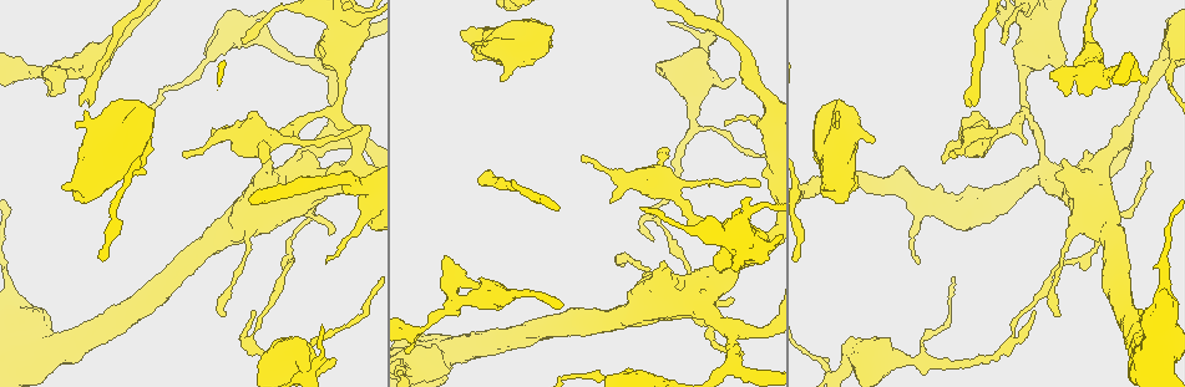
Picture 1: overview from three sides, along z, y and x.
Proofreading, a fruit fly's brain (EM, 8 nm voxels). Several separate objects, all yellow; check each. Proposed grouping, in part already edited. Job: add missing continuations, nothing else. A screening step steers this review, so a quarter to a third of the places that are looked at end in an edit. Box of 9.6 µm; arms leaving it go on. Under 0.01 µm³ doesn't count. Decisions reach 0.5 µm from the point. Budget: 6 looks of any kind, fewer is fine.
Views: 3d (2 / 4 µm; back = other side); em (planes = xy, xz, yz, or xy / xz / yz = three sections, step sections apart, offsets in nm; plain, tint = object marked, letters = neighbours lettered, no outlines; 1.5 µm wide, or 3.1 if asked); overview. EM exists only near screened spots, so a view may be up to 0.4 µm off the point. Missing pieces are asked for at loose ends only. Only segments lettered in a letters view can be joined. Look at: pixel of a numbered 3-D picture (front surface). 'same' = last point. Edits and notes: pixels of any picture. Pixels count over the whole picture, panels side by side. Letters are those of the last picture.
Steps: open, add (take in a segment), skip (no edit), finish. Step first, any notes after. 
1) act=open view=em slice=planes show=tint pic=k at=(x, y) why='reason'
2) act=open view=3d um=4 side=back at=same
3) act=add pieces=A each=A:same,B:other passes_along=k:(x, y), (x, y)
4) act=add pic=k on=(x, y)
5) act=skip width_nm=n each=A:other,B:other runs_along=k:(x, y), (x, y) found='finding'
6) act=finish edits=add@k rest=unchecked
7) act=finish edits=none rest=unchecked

act=open view=3d um=4 pic=1 at=(447, 257) why='free end'

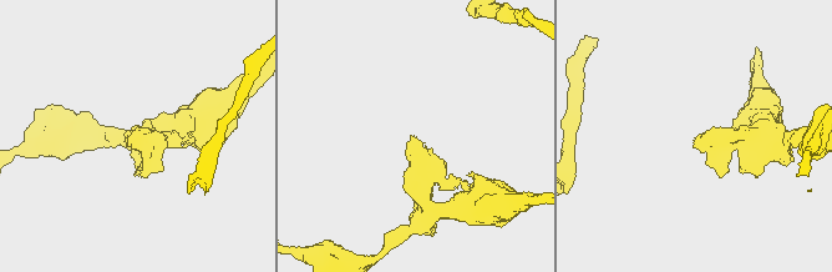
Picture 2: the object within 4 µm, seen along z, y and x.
act=open view=em slice=planes show=letters pic=2 at=(694, 147)

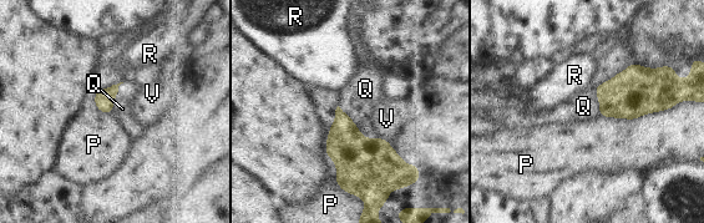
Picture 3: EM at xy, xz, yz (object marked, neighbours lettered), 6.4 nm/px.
act=add pieces=Q each=P:other,Q:same,R:other,V:other found='it goes on there'

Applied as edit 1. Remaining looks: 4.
act=open view=em slice=xz step=8 show=tint pic=1 at=(62, 187) why='stops while still wide'

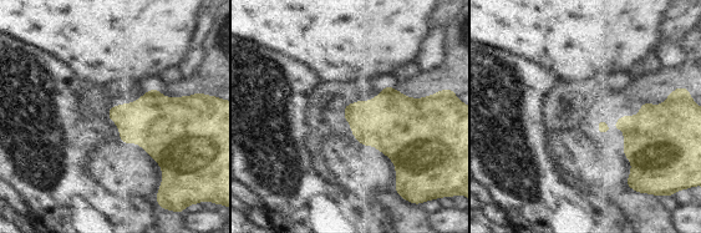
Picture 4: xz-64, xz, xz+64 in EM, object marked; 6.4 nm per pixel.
act=open view=em slice=planes show=letters at=same

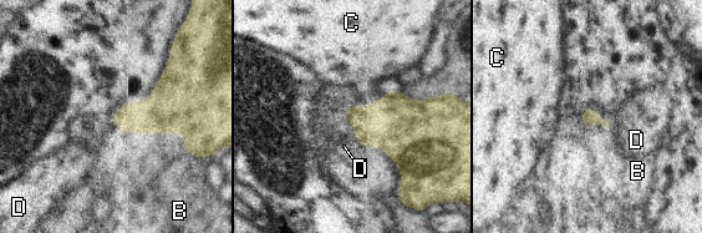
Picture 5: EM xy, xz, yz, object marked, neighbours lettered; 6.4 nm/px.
act=skip each=B:other,C:other,D:other found='none of them fits'

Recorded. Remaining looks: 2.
act=open view=3d um=4 side=back pic=1 at=(1034, 313) why='an open end'

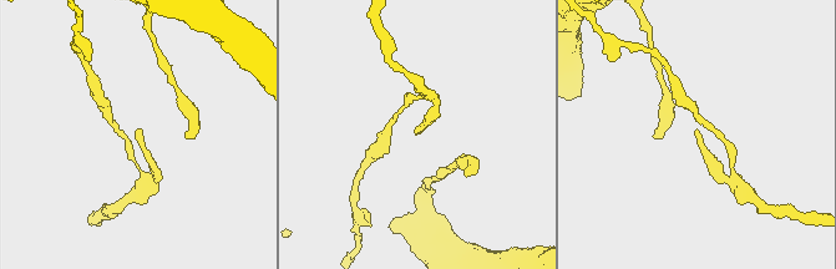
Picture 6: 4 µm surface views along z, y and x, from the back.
act=open view=em slice=planes show=letters pic=6 at=(141, 130)

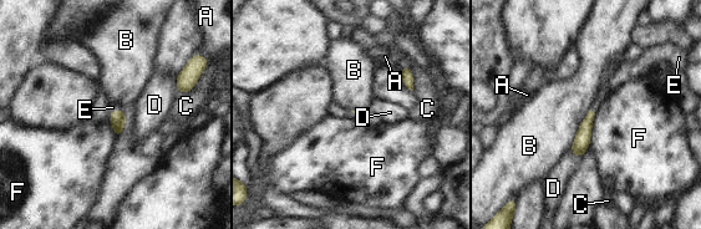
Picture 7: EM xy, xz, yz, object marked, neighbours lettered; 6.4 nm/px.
act=add pieces=E each=A:other,B:other,C:other,D:other,E:same,F:other passes_along=7:(582, 142), (592, 111), (616, 81) found='it goes on there'

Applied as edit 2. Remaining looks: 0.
act=finish edits=add@3,add@7 rest=unchecked

